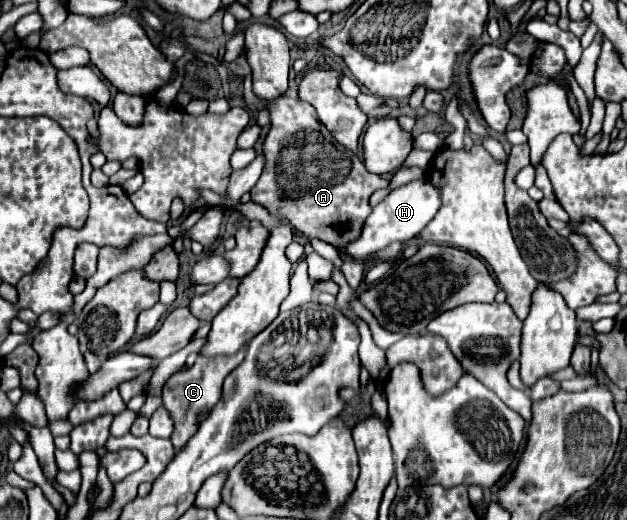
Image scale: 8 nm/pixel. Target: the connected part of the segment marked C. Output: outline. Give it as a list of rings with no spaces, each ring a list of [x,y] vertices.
[[[246,347],[240,349],[234,355],[228,357],[214,357],[214,359],[206,359],[206,357],[198,357],[196,363],[188,369],[188,371],[178,371],[174,373],[162,387],[162,399],[164,399],[164,407],[170,411],[172,419],[174,419],[174,433],[172,433],[172,443],[176,447],[176,451],[180,451],[188,439],[192,439],[192,435],[198,431],[200,423],[198,417],[206,411],[210,411],[222,397],[222,383],[226,379],[226,375],[230,371],[234,371],[242,359],[246,355]]]

